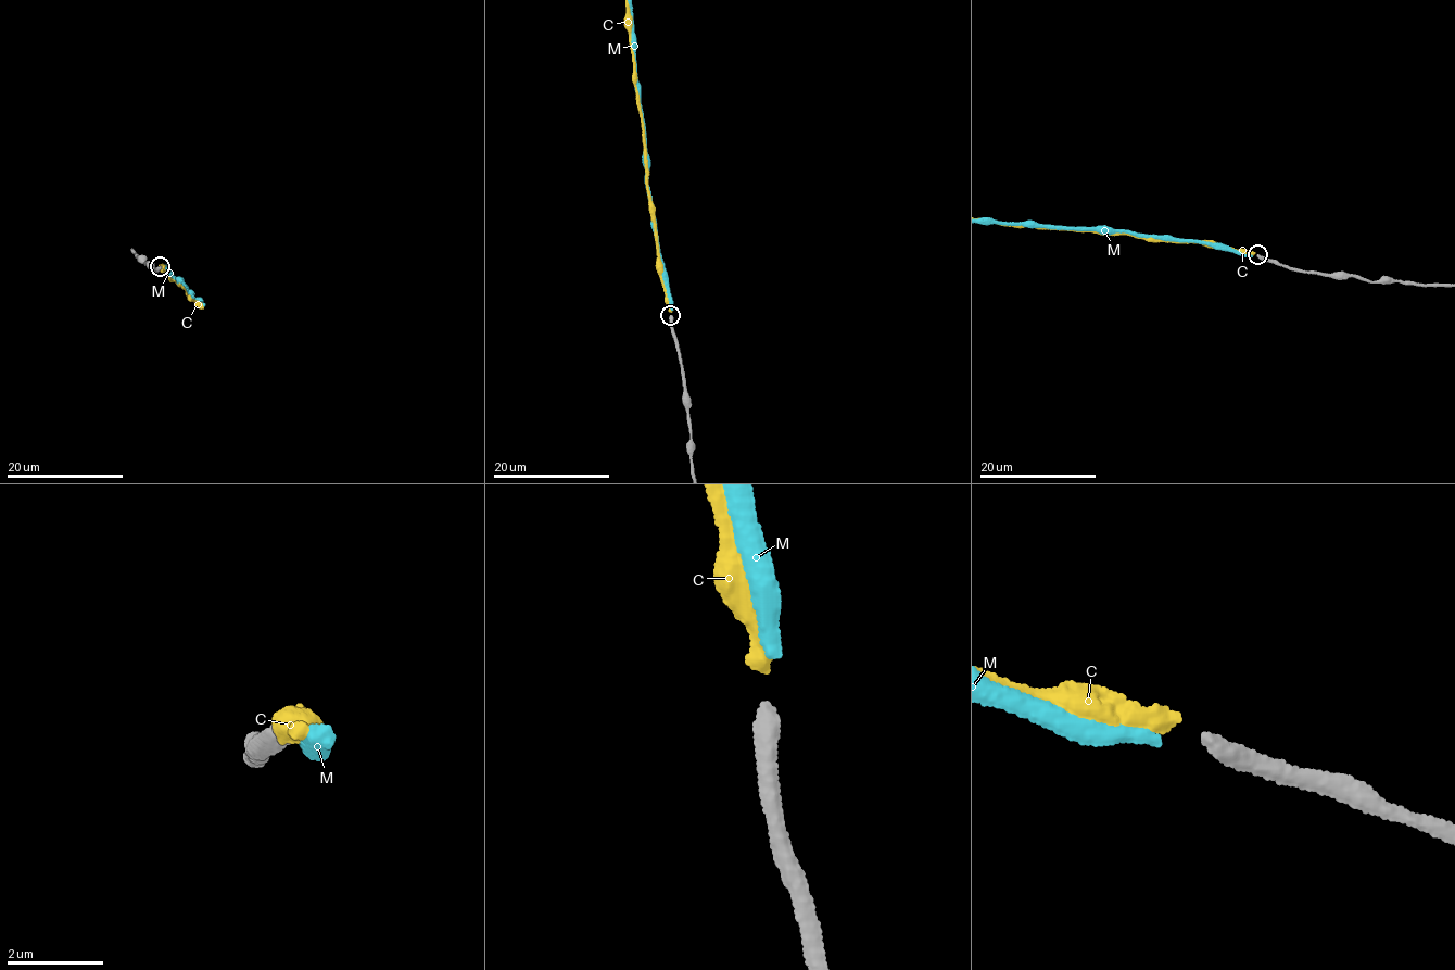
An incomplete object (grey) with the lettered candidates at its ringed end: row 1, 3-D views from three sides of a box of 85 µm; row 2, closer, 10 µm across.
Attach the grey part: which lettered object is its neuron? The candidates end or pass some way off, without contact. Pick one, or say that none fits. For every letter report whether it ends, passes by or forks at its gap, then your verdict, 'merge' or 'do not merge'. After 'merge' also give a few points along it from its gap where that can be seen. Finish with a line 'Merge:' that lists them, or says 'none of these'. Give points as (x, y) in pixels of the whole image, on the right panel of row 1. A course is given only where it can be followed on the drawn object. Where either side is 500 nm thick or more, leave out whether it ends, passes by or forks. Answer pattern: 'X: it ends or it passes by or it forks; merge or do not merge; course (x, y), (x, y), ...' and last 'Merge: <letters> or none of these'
C: it ends; merge
M: it ends; do not merge
Merge: C

